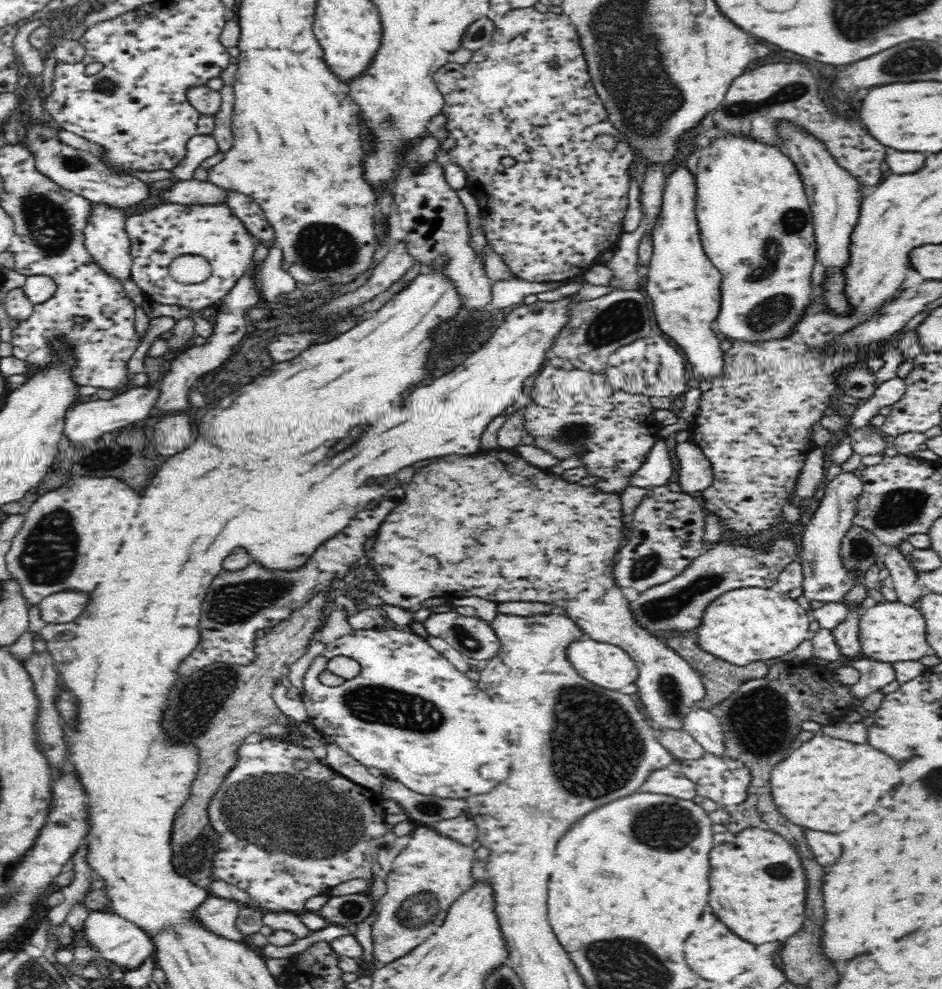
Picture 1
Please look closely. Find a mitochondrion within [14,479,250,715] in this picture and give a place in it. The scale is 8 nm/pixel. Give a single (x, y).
(50, 552)

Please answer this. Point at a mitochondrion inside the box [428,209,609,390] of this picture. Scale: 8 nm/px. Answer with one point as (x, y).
(455, 348)

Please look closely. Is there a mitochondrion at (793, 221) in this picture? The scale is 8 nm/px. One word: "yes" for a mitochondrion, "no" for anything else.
yes

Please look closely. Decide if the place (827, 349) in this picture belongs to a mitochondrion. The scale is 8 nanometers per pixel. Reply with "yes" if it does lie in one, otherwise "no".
no

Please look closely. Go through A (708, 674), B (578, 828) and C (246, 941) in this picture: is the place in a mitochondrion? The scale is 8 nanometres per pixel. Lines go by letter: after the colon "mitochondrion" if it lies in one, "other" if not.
A: other
B: other
C: other

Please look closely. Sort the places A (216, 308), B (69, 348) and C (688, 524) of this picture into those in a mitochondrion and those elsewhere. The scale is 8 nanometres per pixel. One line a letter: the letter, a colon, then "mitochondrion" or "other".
A: other
B: other
C: other

